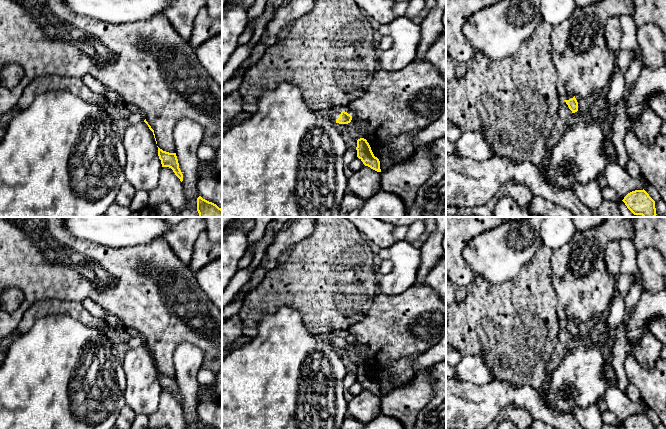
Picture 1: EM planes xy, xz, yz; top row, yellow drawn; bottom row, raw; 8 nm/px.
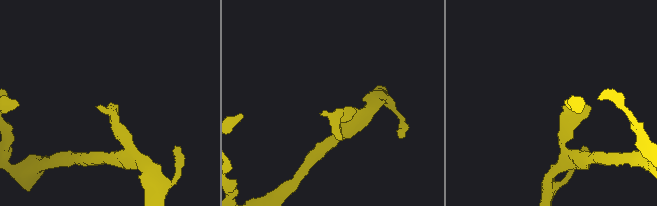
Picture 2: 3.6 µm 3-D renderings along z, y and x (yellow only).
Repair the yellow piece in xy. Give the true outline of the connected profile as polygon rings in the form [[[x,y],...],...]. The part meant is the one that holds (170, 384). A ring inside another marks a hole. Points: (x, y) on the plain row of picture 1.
[[[158,371],[158,380],[161,384],[162,391],[169,391],[173,394],[175,399],[180,403],[180,405],[183,405],[183,398],[179,392],[178,383],[176,380],[176,377],[169,377],[166,375],[163,375]]]

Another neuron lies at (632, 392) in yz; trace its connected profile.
[[[629,383],[627,387],[626,395],[632,402],[641,401],[641,395],[639,389],[631,383]]]

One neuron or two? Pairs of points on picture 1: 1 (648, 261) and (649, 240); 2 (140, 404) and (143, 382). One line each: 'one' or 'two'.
1: two
2: one

